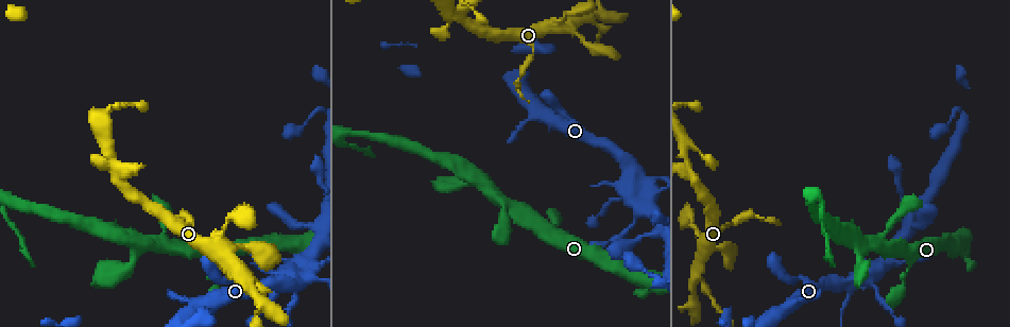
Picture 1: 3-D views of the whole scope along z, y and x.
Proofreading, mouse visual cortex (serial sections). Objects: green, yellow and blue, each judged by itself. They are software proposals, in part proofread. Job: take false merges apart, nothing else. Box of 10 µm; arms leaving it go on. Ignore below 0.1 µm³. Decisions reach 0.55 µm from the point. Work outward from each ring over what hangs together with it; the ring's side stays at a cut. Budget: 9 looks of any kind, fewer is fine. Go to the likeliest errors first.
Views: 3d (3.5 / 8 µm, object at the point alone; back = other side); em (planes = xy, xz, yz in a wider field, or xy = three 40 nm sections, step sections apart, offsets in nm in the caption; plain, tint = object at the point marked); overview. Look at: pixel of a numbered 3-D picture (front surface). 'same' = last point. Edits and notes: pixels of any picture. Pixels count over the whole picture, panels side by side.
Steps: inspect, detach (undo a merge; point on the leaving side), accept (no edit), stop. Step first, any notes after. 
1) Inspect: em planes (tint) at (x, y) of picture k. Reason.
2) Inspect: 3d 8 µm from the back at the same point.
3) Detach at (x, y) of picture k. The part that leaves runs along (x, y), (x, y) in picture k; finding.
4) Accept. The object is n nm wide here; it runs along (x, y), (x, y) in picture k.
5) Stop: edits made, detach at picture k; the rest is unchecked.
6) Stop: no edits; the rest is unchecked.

Inspect: 3d 8 µm at (634, 180) of picture 1. A narrow waist.

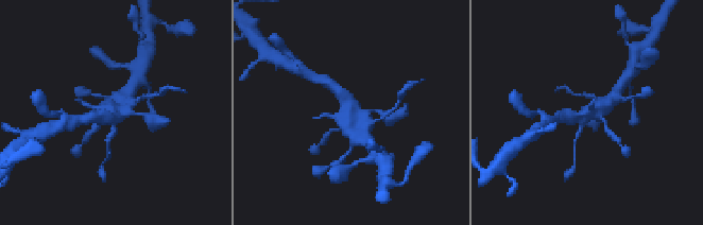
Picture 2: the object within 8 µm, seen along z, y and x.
Inspect: em planes (tint) at the same point.

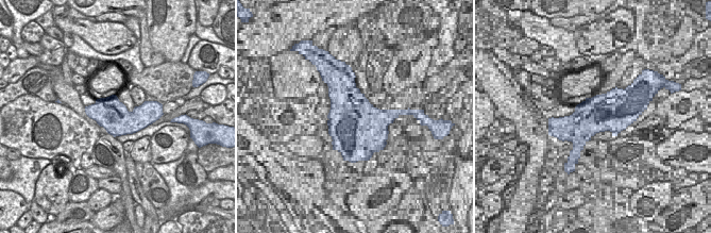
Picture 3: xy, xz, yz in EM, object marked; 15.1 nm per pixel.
Accept. It runs along (335, 88), (352, 103), (358, 135) in picture 2; one cell here.

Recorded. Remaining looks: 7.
Inspect: 3d 8 µm at (584, 16) of picture 1. Side arm on a straight run.

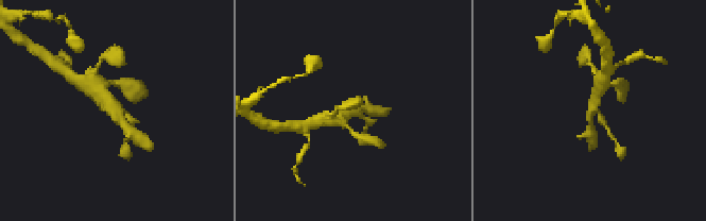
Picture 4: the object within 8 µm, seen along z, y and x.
Inspect: em xy step 1 (tint) at the same point. Shape alone is not enough.

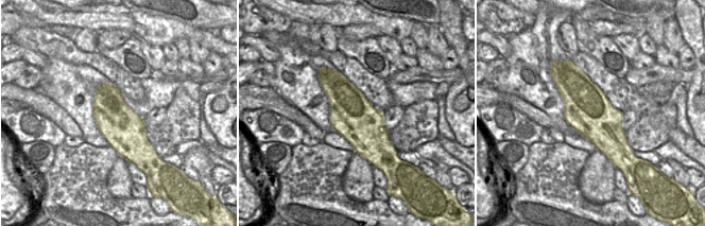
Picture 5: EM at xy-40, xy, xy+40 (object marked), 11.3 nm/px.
Accept. The arms are 200, 250, 400 nm wide; it runs along (92, 87), (108, 100), (134, 134) in picture 4; all the same cell.

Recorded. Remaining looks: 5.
Inspect: 3d 8 µm at (167, 245) of picture 1.

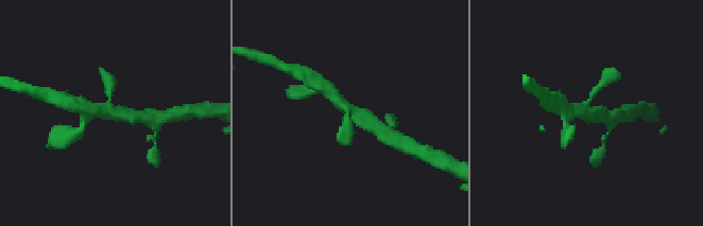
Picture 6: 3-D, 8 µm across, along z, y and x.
Inspect: 3d 3.5 µm at the same point. Closer look.

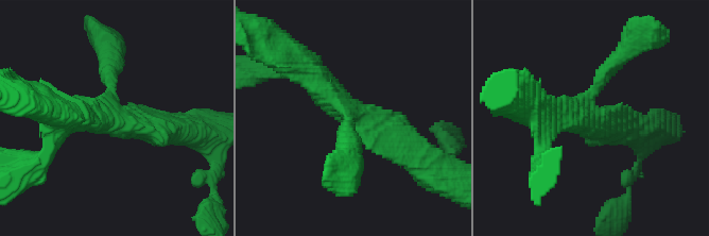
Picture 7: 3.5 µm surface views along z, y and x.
Inspect: em xy step 2 (tint) at (585, 118) of picture 7. 3 arms meet here; the arms are 200, 400, 450 nm wide; now the EM.

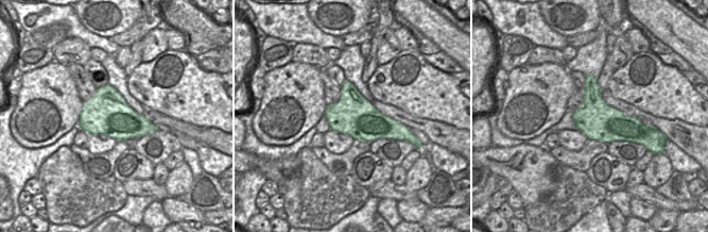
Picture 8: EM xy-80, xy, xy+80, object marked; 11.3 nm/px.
Accept. The object is 460 nm wide here; it runs along (414, 148), (346, 111), (300, 64) in picture 7; one cell here.

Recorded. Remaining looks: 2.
Inspect: 3d 3.5 µm at (958, 245) of picture 1. Abrupt turn.

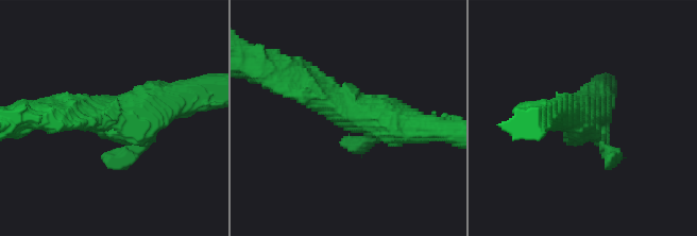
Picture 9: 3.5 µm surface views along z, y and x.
Inspect: em xy step 2 (tint) at (585, 122) of picture 9.

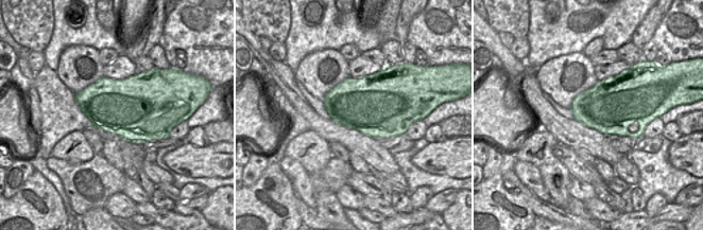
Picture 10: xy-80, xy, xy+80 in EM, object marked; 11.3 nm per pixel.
Accept. It runs along (302, 83), (412, 137) in picture 9; all the same cell.

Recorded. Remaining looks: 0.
Stop: no edits; the rest is unchecked.

